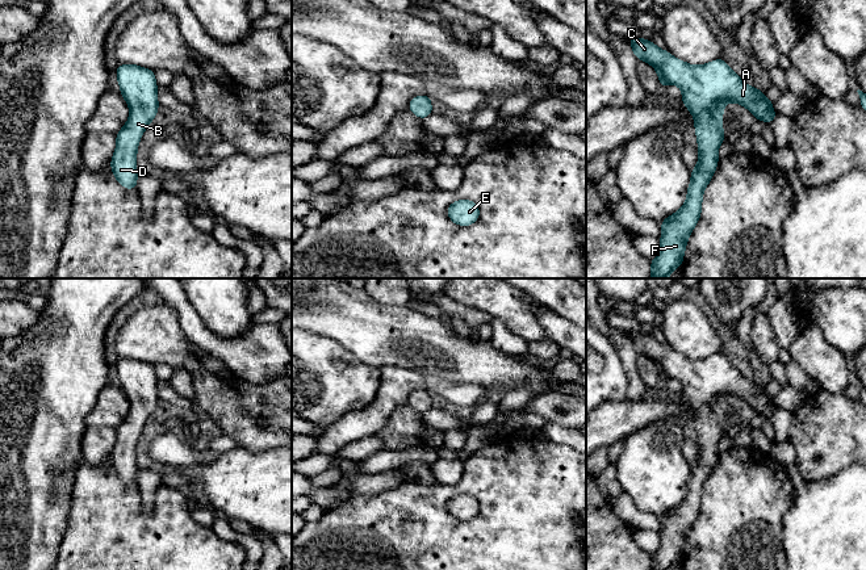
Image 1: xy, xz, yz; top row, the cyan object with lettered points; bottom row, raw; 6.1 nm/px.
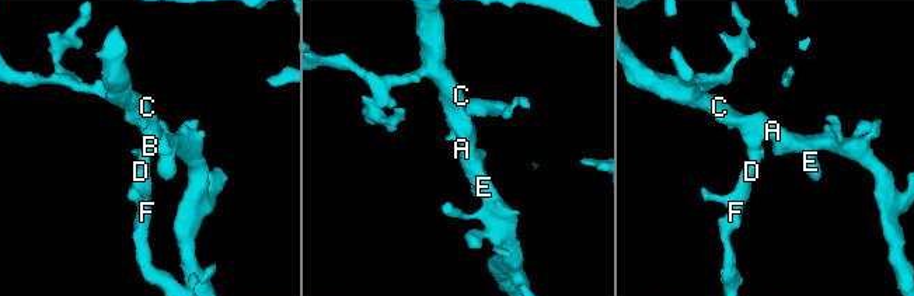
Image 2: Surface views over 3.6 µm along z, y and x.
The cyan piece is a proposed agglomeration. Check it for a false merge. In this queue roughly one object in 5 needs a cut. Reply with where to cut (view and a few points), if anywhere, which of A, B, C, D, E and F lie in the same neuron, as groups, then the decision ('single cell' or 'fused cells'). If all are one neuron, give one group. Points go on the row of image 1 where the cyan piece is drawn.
no cut; A B C D E F; single cell

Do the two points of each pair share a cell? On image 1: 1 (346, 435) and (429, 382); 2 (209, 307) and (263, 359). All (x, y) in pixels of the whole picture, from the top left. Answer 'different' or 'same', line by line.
1: same
2: different

